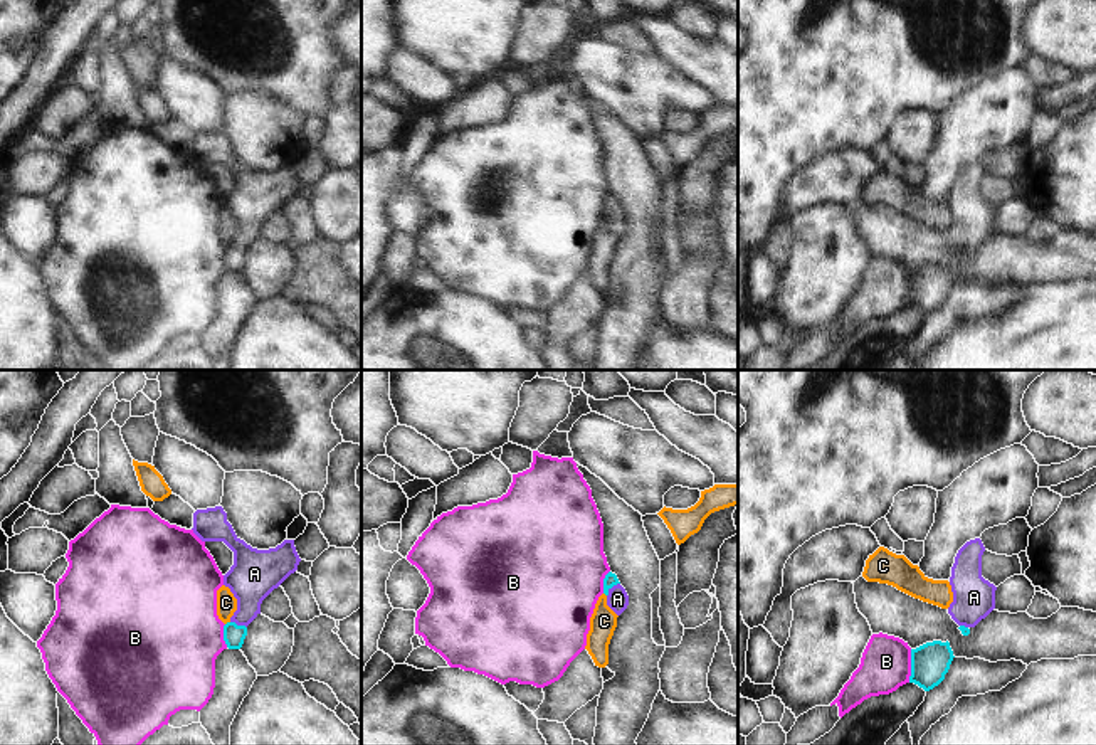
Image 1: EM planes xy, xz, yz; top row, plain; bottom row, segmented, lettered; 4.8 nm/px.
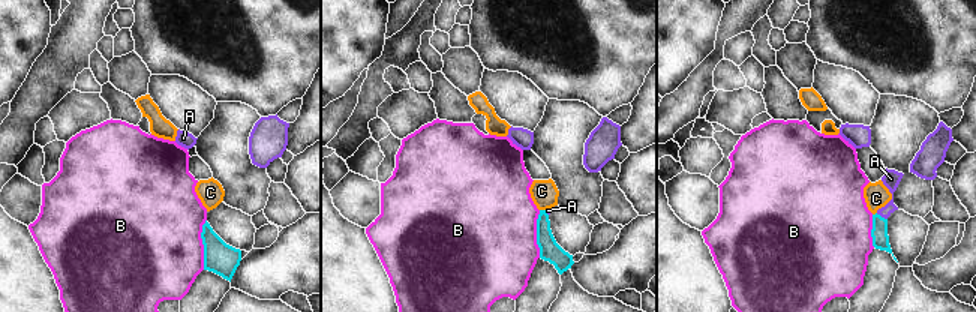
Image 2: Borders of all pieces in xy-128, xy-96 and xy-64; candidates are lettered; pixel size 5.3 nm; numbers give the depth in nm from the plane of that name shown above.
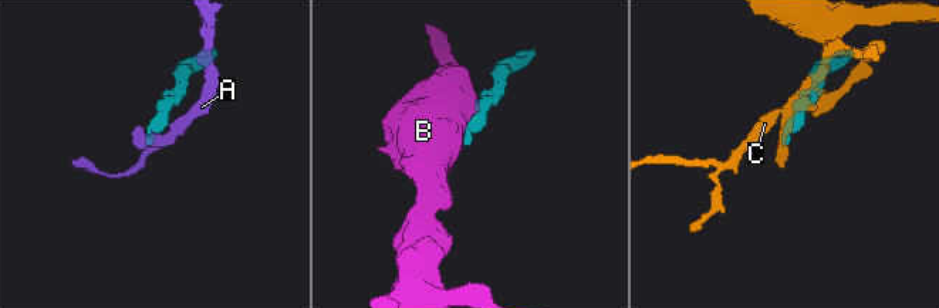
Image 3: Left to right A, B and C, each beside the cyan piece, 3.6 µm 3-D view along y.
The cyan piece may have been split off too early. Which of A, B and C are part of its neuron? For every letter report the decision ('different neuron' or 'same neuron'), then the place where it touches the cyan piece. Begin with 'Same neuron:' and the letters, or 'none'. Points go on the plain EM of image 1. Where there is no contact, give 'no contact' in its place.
Same neuron: A
A: same neuron; contact xz (611, 211)
B: different neuron; contact yz (911, 290)
C: different neuron; contact xy (227, 246)

